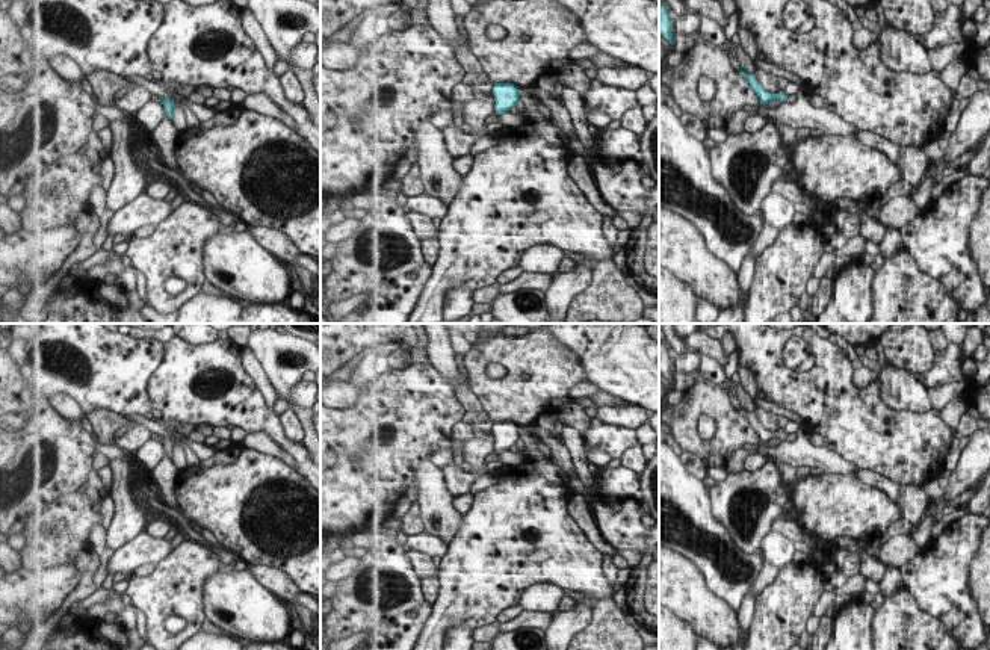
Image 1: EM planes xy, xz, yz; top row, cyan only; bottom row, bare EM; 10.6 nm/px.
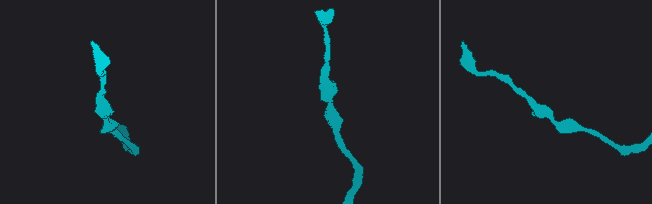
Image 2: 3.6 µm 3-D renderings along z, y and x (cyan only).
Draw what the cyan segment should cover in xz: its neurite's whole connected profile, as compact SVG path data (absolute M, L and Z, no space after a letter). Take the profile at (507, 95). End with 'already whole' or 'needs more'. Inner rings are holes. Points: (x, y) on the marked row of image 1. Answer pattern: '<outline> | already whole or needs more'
M496 83L493 88L493 95L496 101L496 113L509 112L511 107L517 106L520 101L520 86L514 83Z | already whole

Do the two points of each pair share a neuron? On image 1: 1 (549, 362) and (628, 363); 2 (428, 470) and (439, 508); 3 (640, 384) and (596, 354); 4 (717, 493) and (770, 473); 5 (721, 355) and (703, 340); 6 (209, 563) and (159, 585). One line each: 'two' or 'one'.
1: two
2: one
3: one
4: one
5: one
6: one

